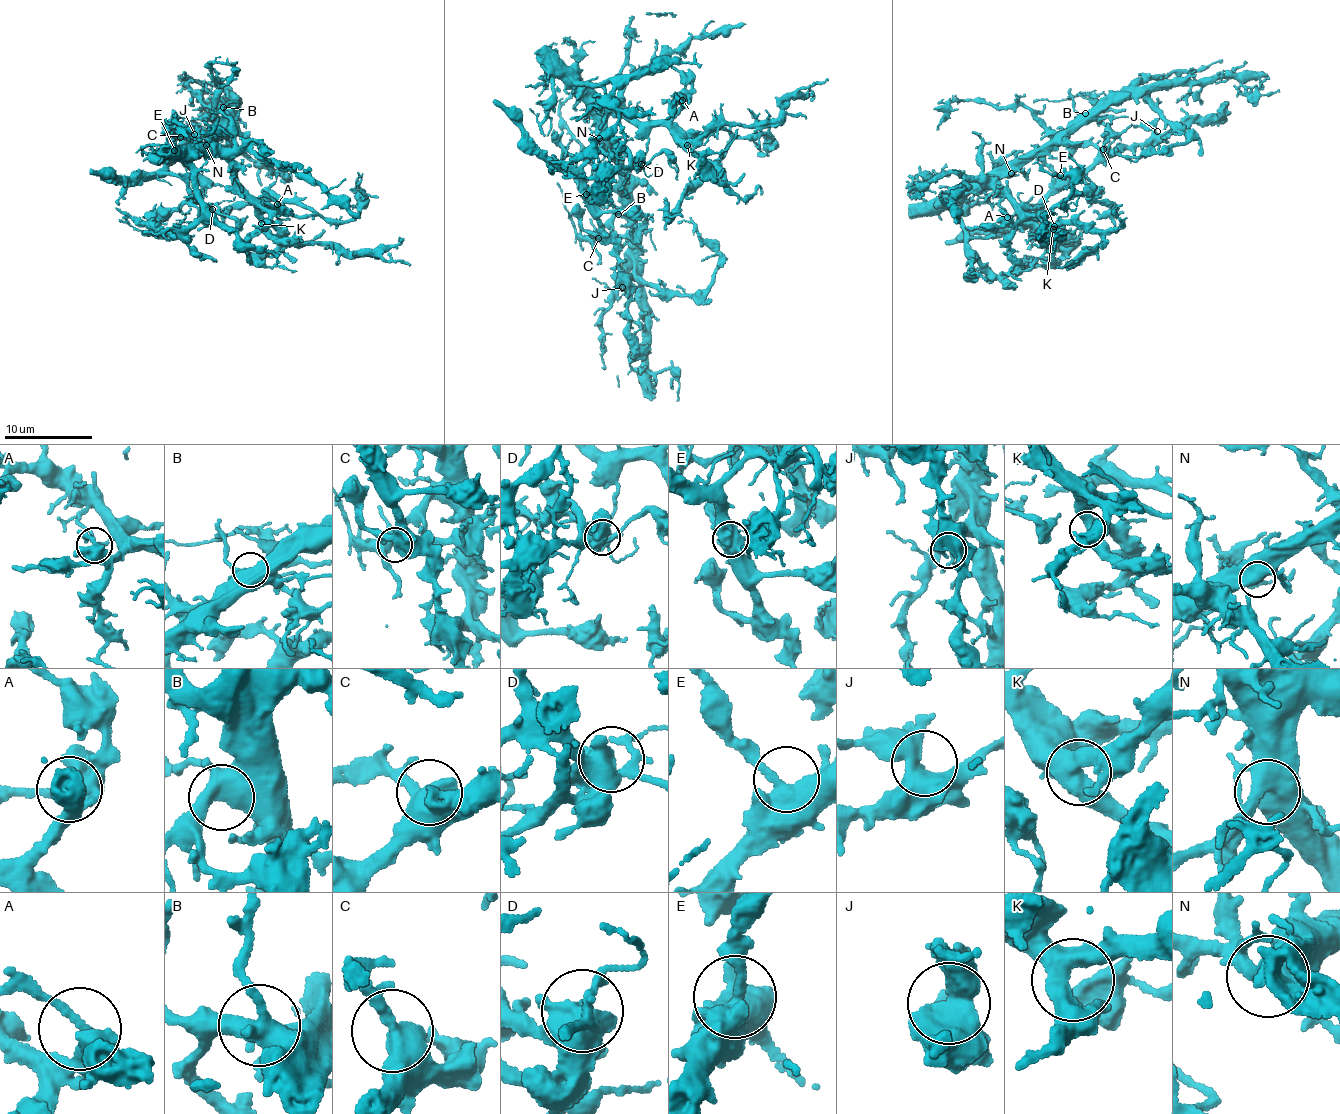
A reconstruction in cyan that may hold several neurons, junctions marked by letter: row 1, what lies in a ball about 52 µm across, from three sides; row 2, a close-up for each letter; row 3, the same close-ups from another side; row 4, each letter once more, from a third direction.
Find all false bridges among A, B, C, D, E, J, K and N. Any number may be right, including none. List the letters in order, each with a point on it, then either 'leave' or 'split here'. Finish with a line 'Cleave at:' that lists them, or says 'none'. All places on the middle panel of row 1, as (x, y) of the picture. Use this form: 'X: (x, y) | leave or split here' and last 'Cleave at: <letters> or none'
A: (682, 100) | leave
B: (618, 214) | leave
C: (598, 238) | leave
D: (641, 164) | leave
E: (586, 194) | leave
J: (622, 287) | leave
K: (687, 145) | leave
N: (599, 138) | leave
Cleave at: none

